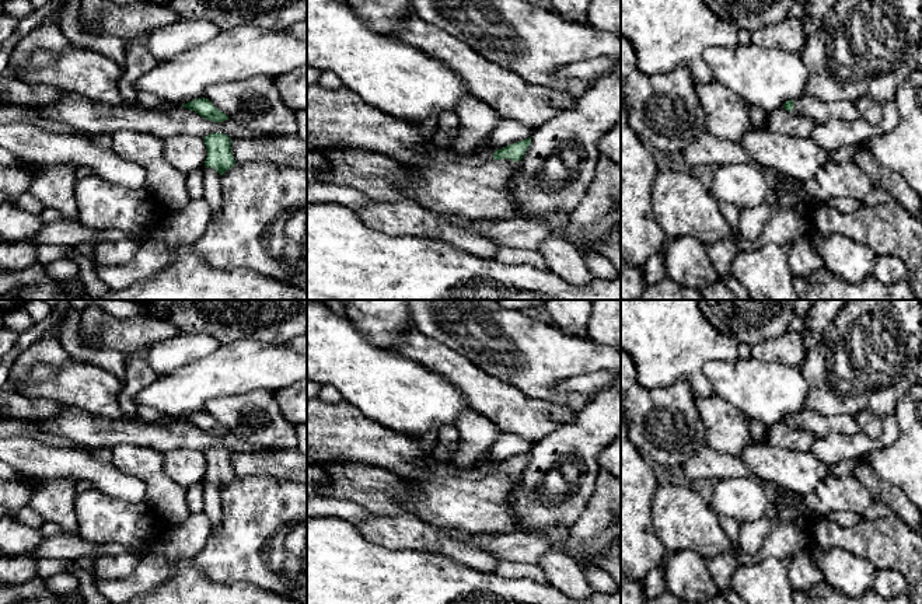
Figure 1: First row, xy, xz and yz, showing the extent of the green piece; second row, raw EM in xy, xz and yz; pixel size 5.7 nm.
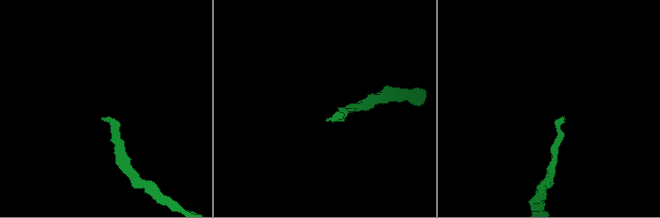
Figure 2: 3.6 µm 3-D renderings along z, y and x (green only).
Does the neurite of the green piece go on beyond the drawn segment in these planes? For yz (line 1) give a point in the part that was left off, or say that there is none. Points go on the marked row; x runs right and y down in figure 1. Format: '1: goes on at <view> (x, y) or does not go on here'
1: goes on at yz (807, 105)

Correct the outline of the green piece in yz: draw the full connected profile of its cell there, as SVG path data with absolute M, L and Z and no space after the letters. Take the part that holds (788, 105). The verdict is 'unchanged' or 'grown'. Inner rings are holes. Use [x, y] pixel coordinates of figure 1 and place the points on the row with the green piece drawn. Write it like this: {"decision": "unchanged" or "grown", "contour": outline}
{"decision": "grown", "contour": "M803 92L794 99L789 99L783 104L786 111L797 109L797 115L811 119L814 123L825 123L835 119L856 121L859 119L859 111L855 102L835 101L824 102L818 98Z"}

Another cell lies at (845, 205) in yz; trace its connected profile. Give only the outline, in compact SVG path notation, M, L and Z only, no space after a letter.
M831 198L824 202L827 206L837 209L841 213L852 213L858 210L863 202L851 198Z

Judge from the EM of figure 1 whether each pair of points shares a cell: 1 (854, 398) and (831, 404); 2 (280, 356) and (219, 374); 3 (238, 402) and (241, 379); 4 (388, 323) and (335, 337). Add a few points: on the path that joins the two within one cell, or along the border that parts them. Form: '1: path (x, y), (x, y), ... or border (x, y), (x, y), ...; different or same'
1: path (848, 398), (837, 398); same
2: path (265, 366), (234, 367); same
3: border (272, 391), (233, 391), (208, 400); different
4: border (348, 314), (351, 321), (373, 344), (387, 348); different

